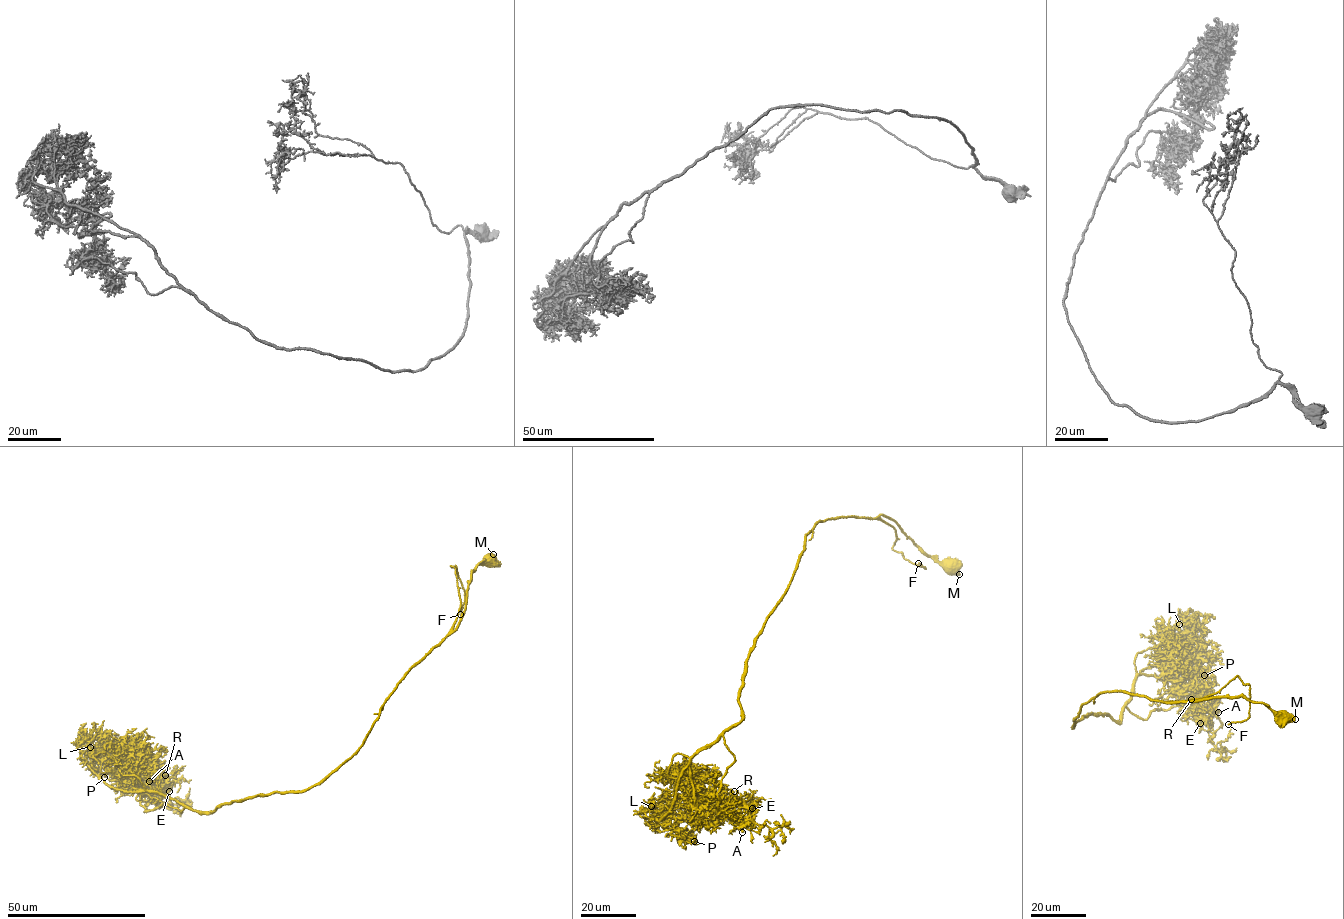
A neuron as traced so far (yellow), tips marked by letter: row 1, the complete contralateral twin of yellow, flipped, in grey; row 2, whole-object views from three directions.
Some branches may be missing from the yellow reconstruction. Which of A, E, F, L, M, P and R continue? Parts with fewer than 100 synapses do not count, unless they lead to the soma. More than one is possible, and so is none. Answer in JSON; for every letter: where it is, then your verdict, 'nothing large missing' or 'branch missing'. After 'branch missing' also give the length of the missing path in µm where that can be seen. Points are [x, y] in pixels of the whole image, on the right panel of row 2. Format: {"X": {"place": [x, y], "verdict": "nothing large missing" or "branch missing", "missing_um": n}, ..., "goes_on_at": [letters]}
{"A": {"place": [1218, 712], "verdict": "nothing large missing"}, "E": {"place": [1200, 723], "verdict": "branch missing", "missing_um": 15}, "F": {"place": [1228, 724], "verdict": "branch missing", "missing_um": 100}, "L": {"place": [1179, 624], "verdict": "nothing large missing"}, "M": {"place": [1295, 719], "verdict": "nothing large missing"}, "P": {"place": [1204, 675], "verdict": "nothing large missing"}, "R": {"place": [1191, 699], "verdict": "nothing large missing"}, "goes_on_at": ["E", "F"]}

